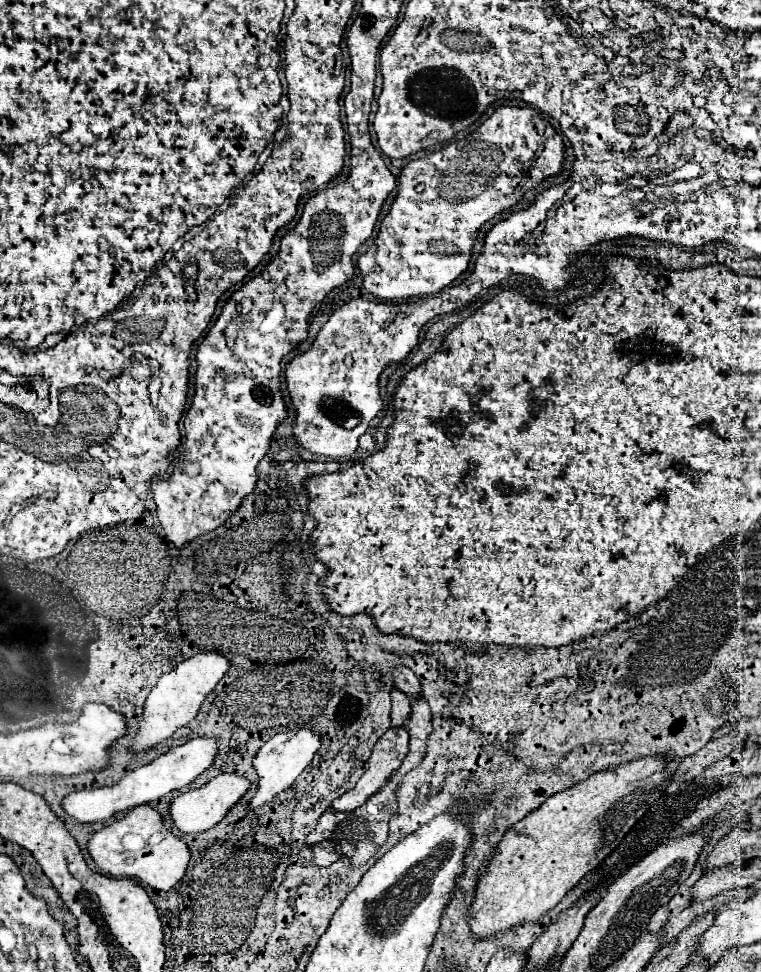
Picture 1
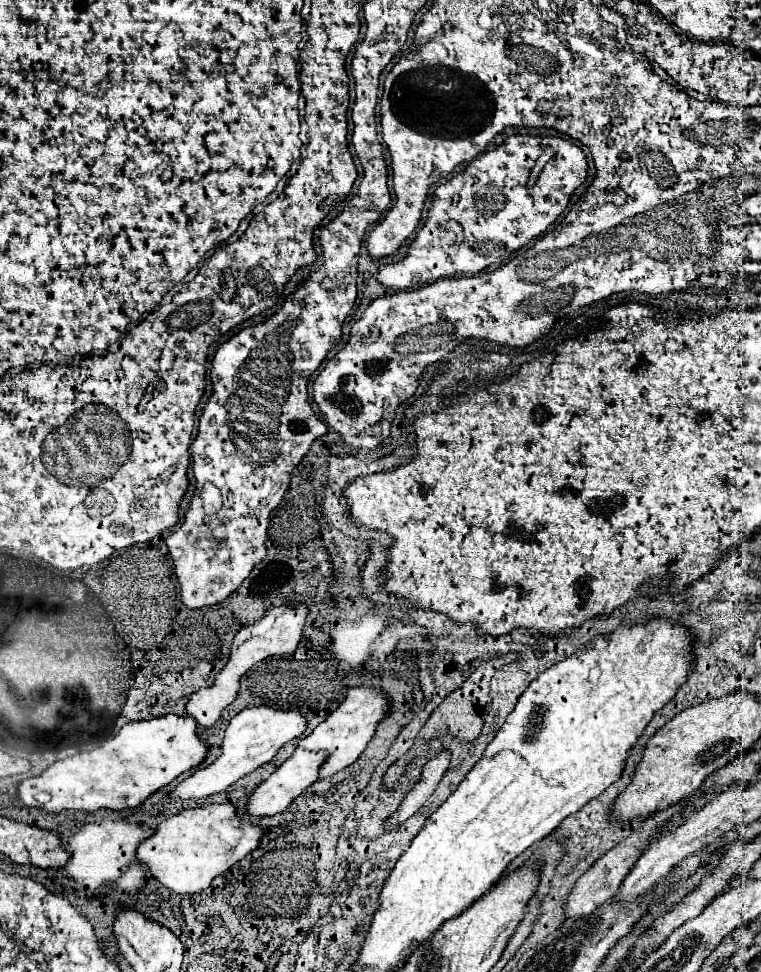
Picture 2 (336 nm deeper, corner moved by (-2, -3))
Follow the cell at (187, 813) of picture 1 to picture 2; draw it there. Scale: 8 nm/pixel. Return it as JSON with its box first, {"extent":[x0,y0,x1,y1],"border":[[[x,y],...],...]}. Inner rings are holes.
{"extent":[246,749,326,817],"border":[[[296,749],[292,757],[288,757],[266,781],[262,781],[258,787],[254,787],[254,791],[248,797],[246,803],[246,815],[250,817],[264,817],[264,815],[276,815],[280,811],[284,811],[294,797],[298,797],[310,783],[314,783],[318,779],[318,767],[322,765],[322,759],[326,759],[326,755],[314,753],[314,751],[306,751],[306,749]]]}

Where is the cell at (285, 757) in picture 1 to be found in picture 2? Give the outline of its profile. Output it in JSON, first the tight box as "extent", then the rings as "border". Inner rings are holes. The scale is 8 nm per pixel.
{"extent":[298,687,388,779],"border":[[[374,687],[350,689],[346,699],[338,705],[338,709],[334,713],[330,713],[328,719],[322,721],[310,735],[306,735],[304,739],[298,741],[300,749],[314,749],[314,751],[328,753],[326,761],[322,763],[322,767],[318,771],[318,779],[332,777],[340,769],[354,763],[360,757],[360,753],[366,749],[370,737],[376,731],[378,721],[382,717],[386,717],[386,713],[388,713],[388,701],[386,701],[386,695],[382,691],[378,691]]]}

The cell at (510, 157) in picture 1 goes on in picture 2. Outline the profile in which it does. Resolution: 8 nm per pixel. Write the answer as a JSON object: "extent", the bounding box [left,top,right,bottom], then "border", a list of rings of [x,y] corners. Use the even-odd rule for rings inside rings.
{"extent":[378,135,586,291],"border":[[[510,135],[502,145],[478,155],[472,159],[462,173],[450,177],[450,181],[436,187],[432,197],[432,205],[428,209],[426,223],[416,233],[416,237],[408,243],[406,257],[396,263],[386,263],[378,267],[378,281],[390,291],[408,291],[418,289],[422,285],[430,285],[438,279],[446,277],[460,277],[460,275],[474,275],[488,269],[494,263],[506,261],[516,249],[524,247],[528,241],[544,233],[558,215],[566,209],[570,195],[576,187],[586,179],[586,157],[582,149],[558,135]],[[546,147],[552,147],[554,157],[544,165],[536,181],[532,181],[532,171],[544,153]]]}

